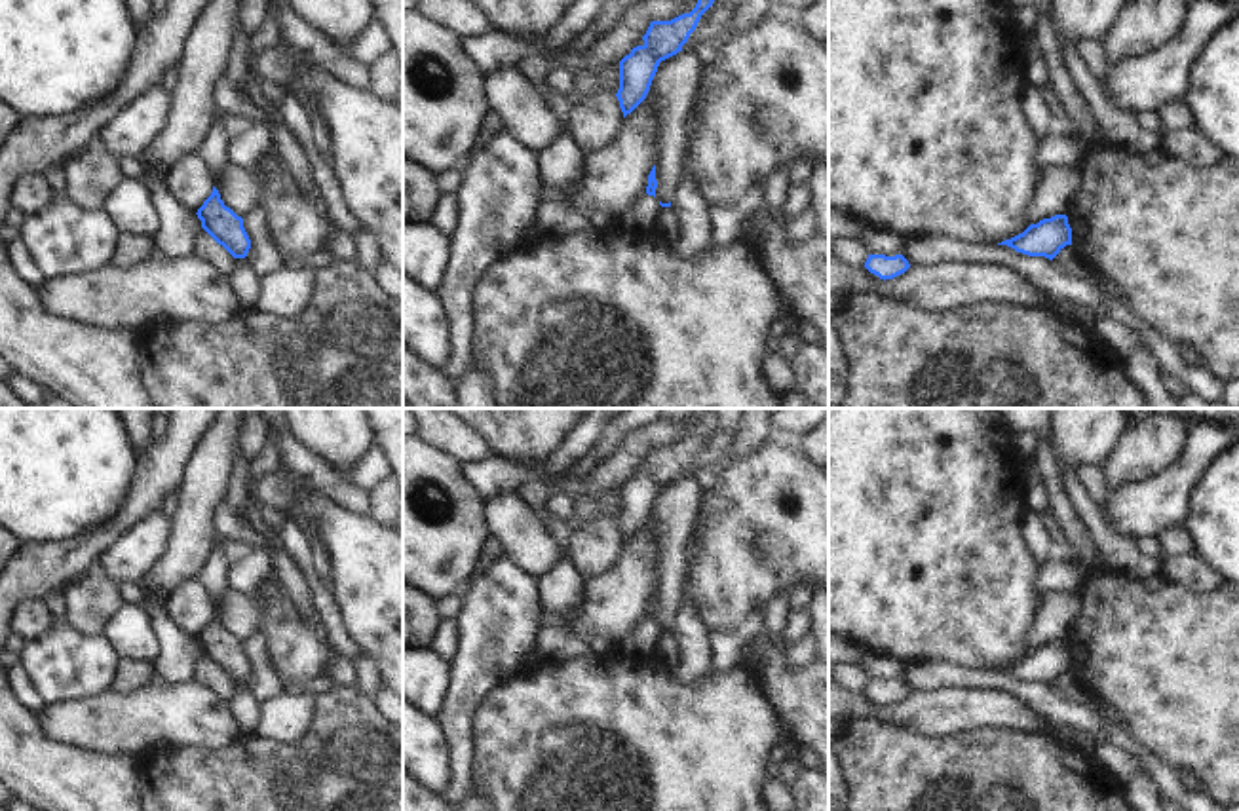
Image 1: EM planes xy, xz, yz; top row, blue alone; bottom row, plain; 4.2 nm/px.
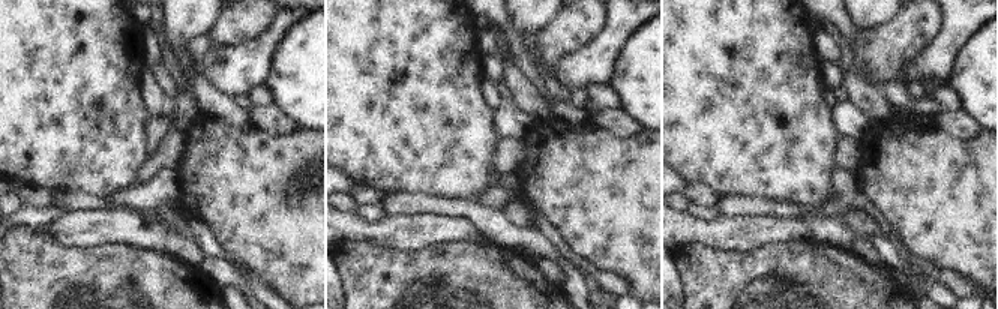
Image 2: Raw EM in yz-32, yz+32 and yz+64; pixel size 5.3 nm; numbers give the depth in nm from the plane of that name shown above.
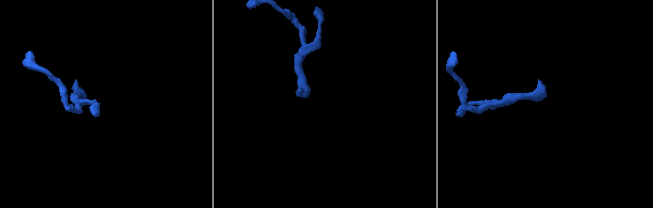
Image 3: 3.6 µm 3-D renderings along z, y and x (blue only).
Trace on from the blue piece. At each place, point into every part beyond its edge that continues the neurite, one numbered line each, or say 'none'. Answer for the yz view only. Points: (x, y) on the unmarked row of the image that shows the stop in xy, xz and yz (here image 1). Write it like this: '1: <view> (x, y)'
none

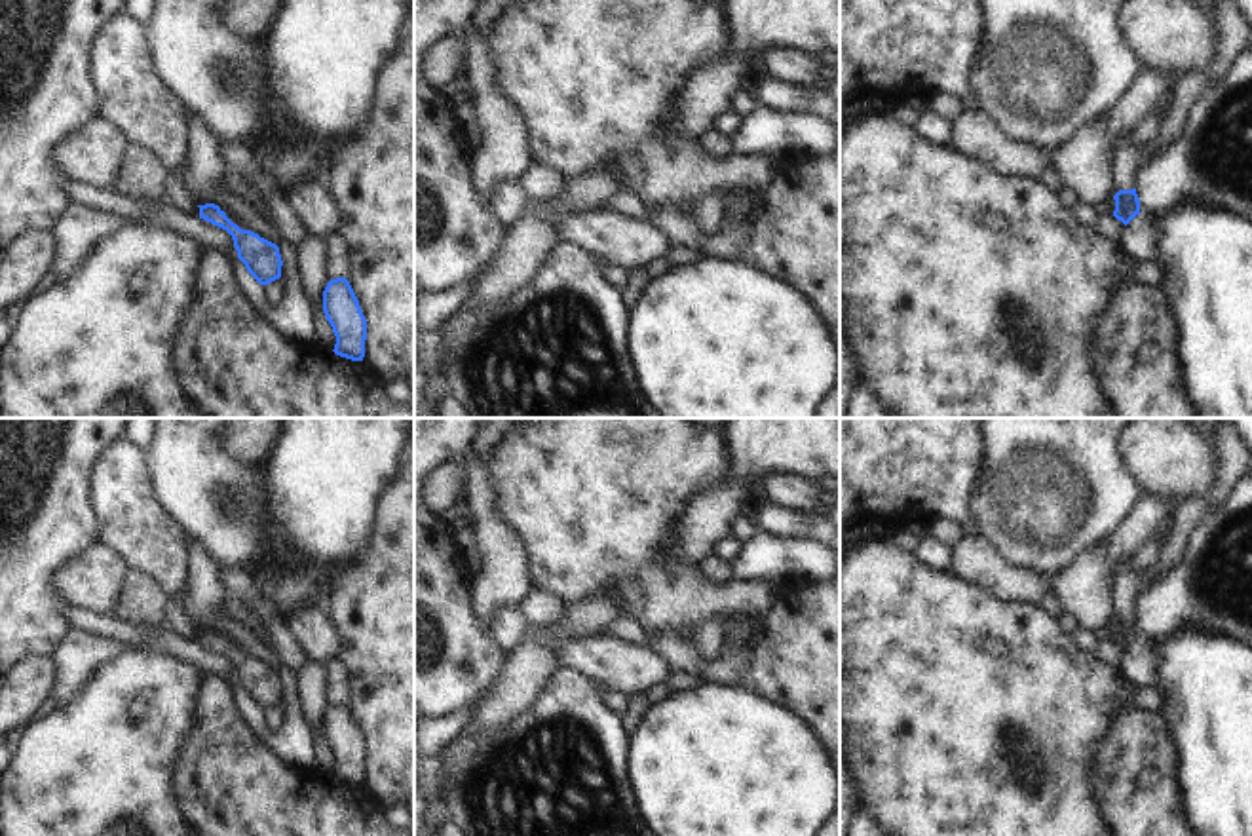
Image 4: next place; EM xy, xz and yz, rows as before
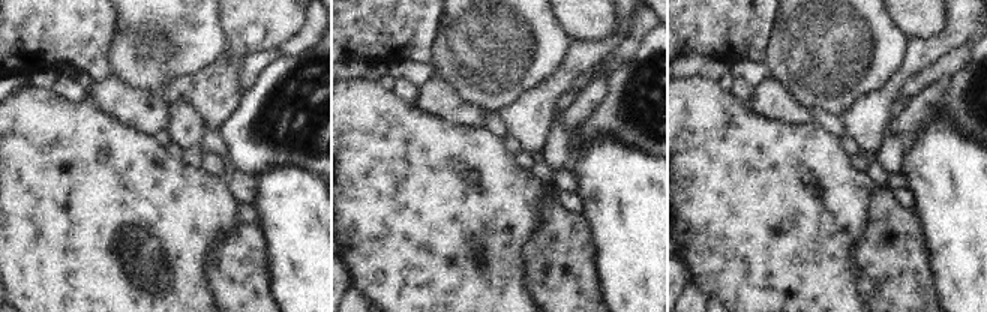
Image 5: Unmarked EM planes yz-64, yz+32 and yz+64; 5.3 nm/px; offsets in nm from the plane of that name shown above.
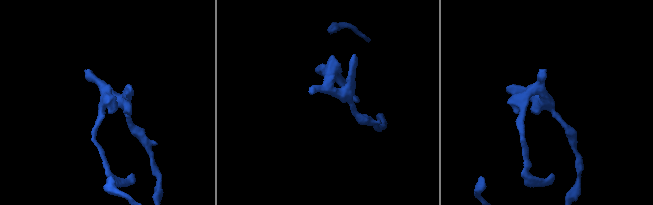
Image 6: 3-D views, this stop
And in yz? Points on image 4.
1: yz (1127, 593)

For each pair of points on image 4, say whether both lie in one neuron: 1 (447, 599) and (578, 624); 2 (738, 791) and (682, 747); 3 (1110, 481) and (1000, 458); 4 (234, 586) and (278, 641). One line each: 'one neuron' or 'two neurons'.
1: two neurons
2: one neuron
3: one neuron
4: one neuron

